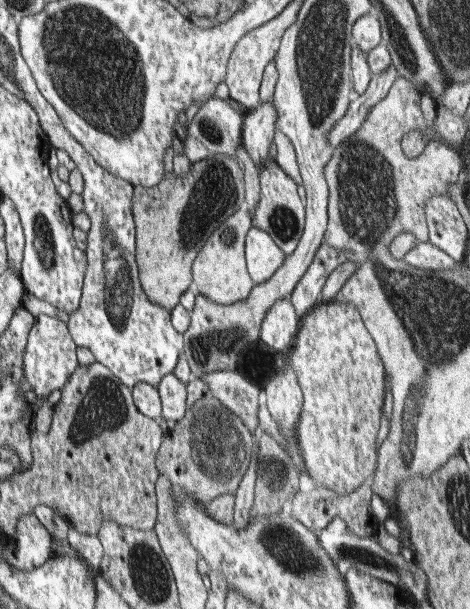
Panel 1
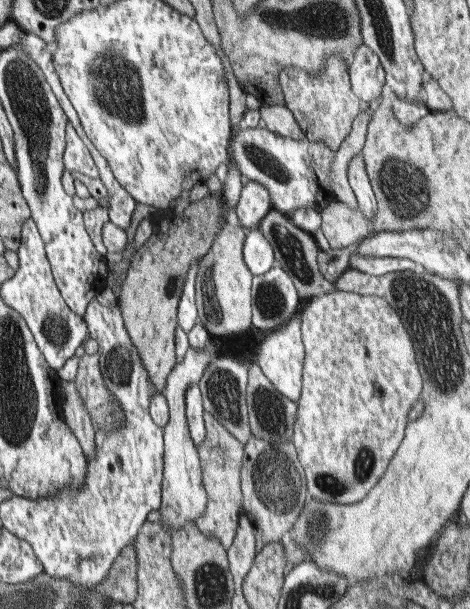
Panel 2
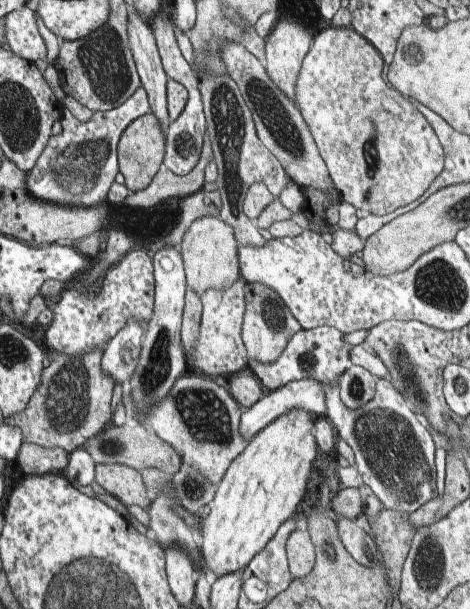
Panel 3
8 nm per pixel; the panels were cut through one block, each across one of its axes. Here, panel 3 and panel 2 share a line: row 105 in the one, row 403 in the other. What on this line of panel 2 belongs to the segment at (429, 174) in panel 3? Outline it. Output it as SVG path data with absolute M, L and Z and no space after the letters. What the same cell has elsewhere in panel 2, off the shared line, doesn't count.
M338 290L308 299L301 312L301 333L306 356L292 447L305 473L308 494L326 503L356 503L384 475L404 437L410 407L420 400L424 382L414 344L399 315L384 298Z

